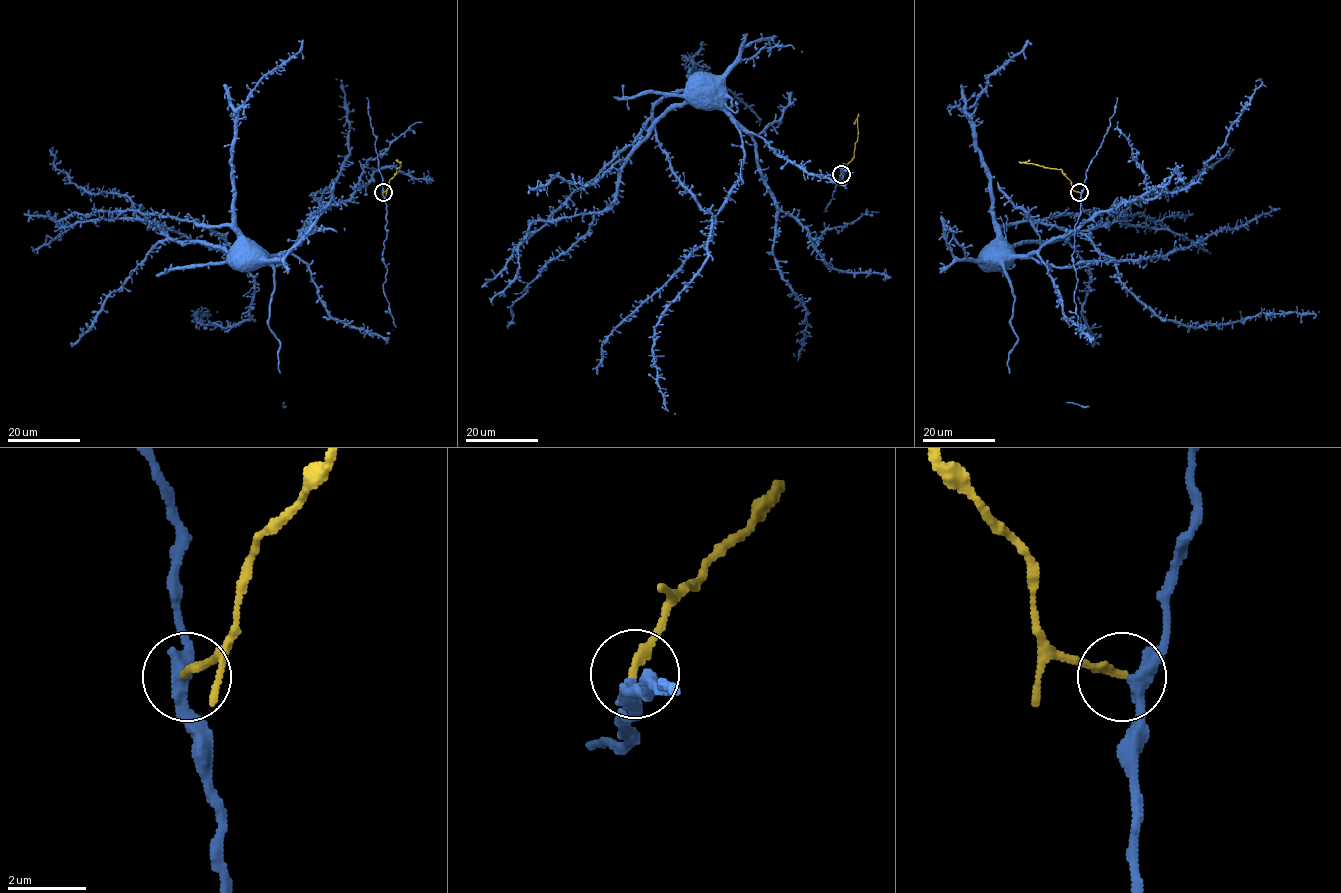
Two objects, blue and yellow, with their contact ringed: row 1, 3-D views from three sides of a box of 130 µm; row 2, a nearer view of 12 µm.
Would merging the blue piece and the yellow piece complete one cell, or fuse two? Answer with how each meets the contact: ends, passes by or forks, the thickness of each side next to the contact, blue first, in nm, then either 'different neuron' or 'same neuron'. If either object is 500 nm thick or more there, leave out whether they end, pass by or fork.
blue passes by | yellow ends | 360/220 nm | different neuron

